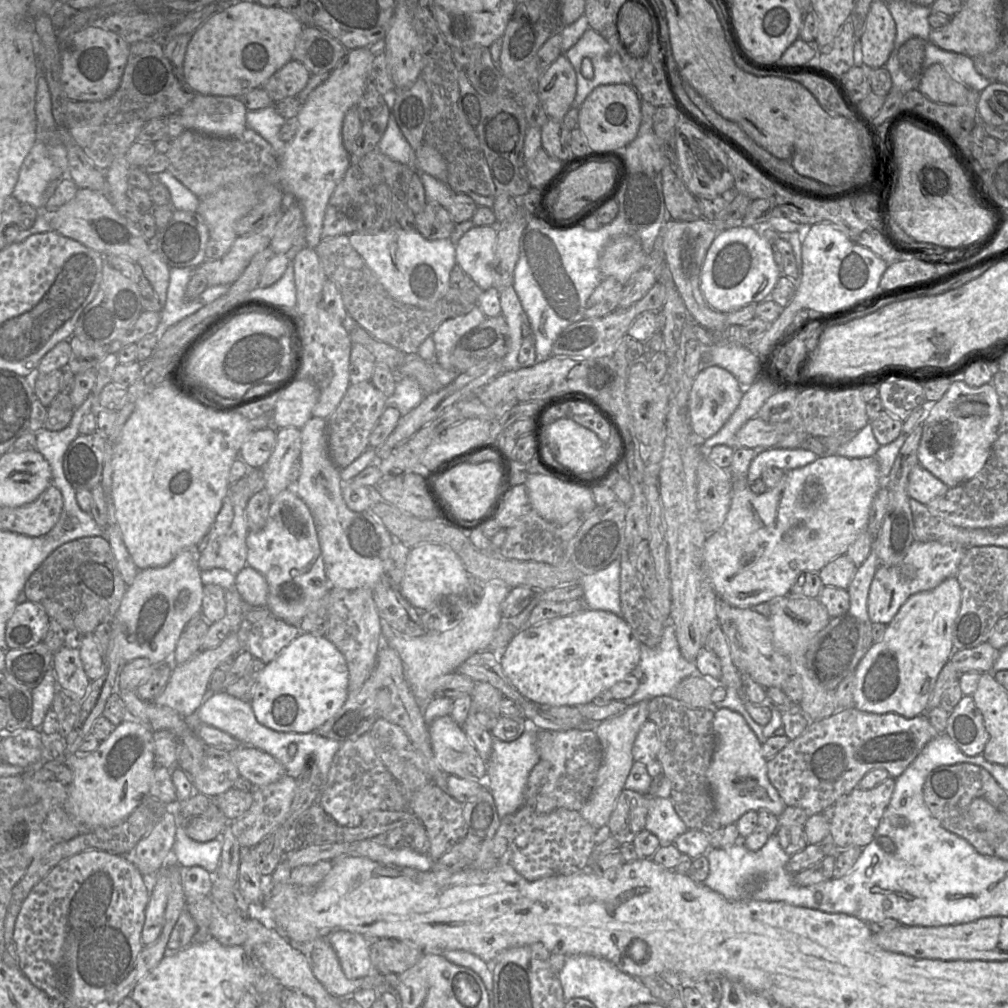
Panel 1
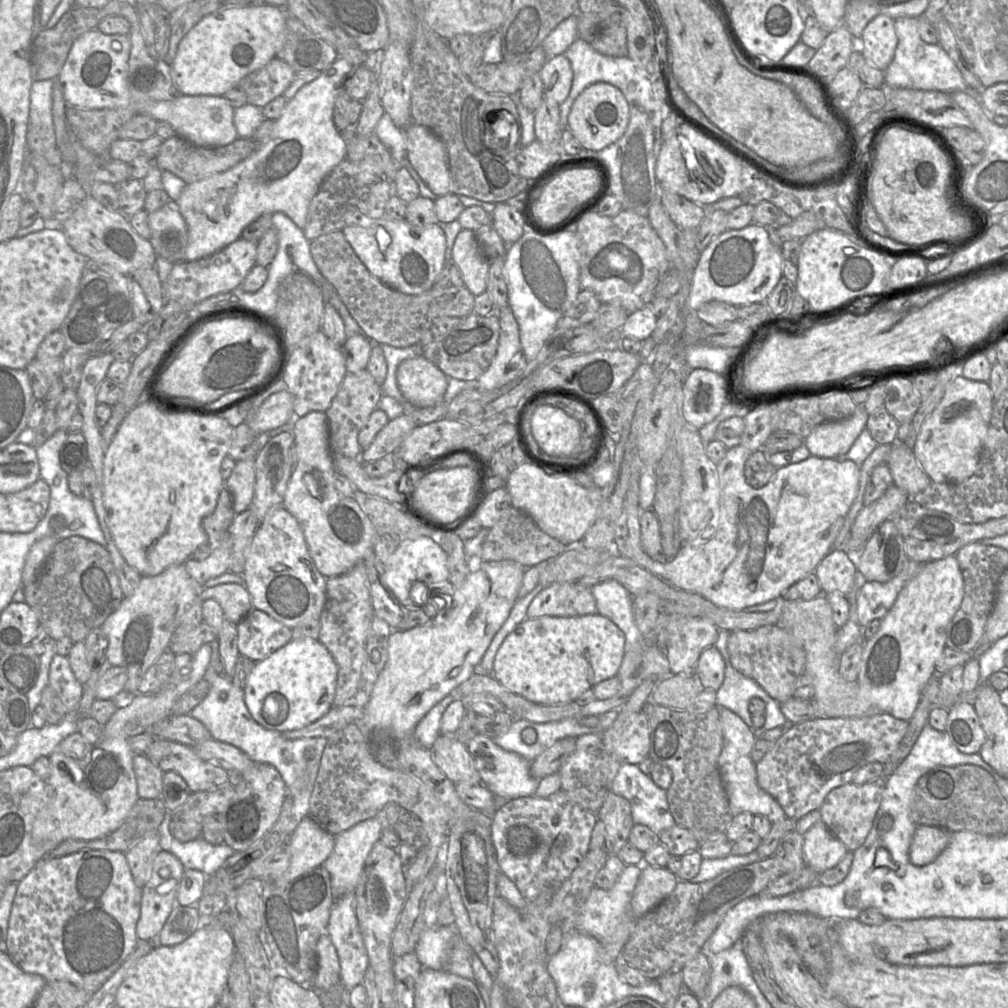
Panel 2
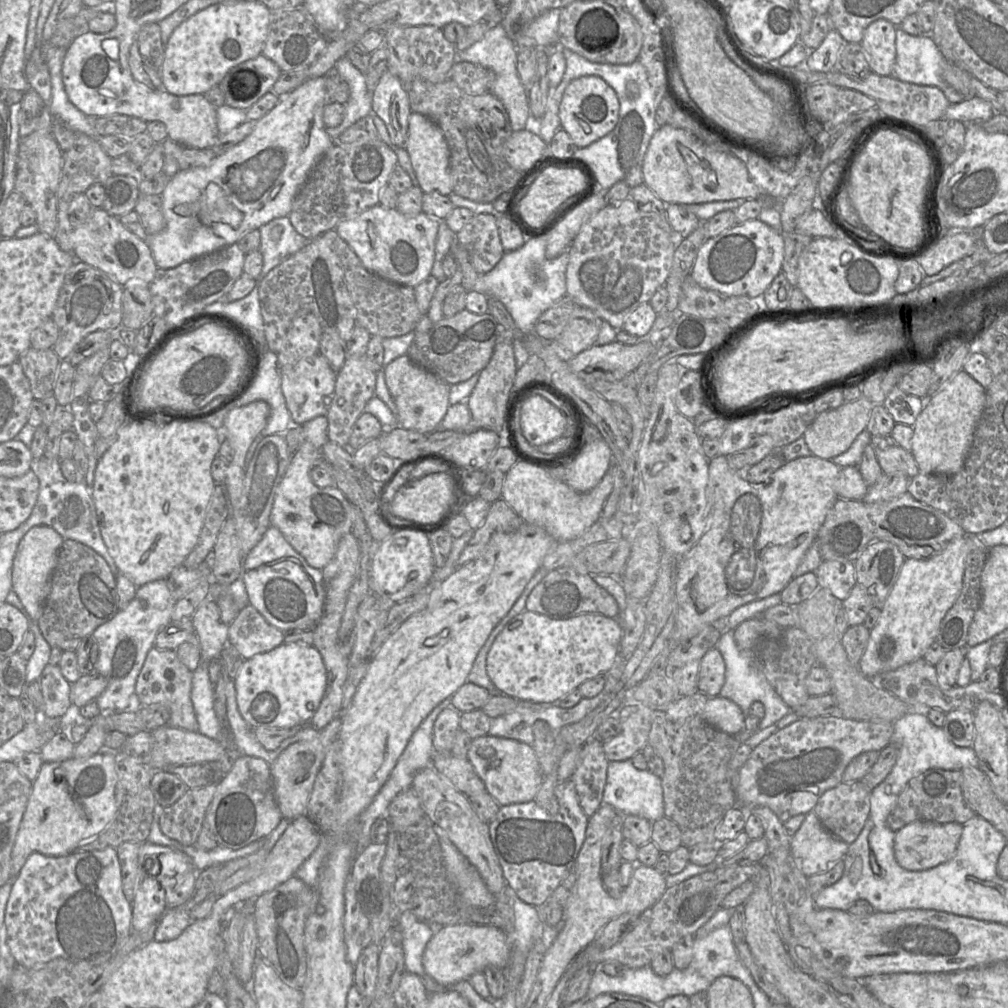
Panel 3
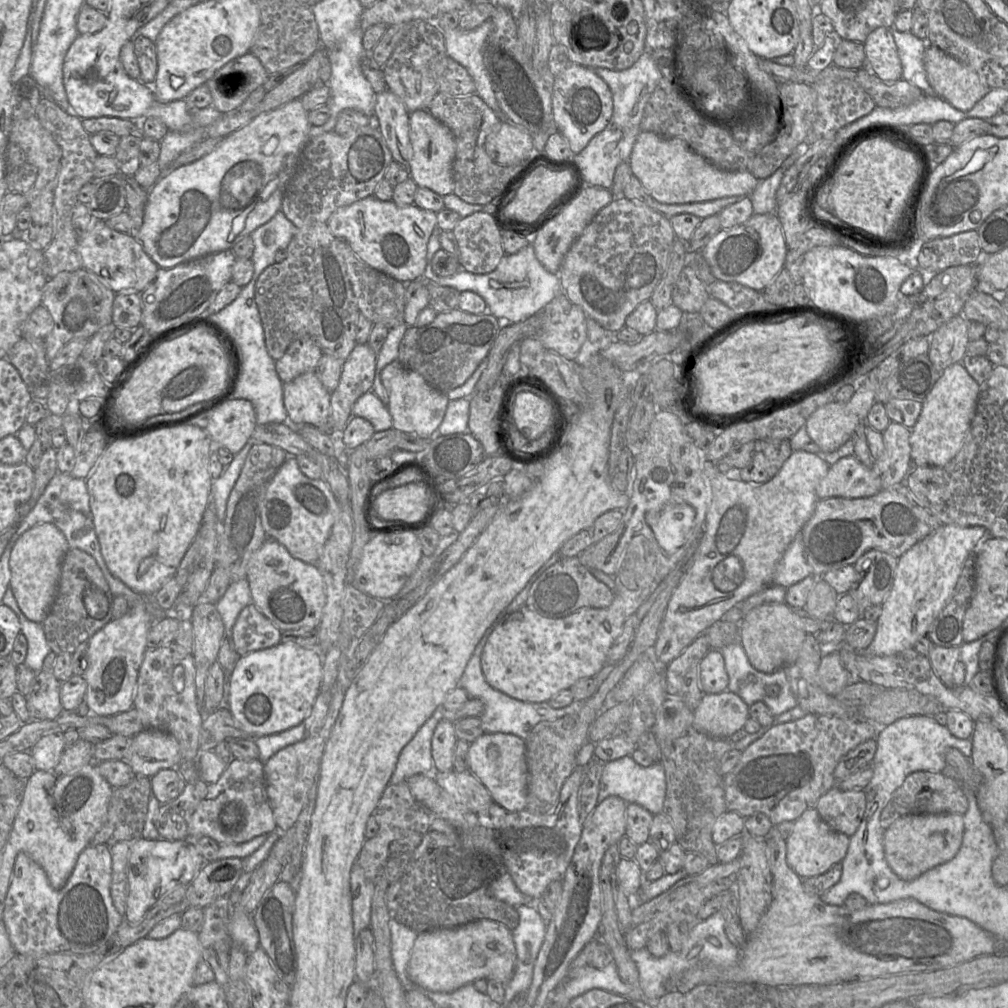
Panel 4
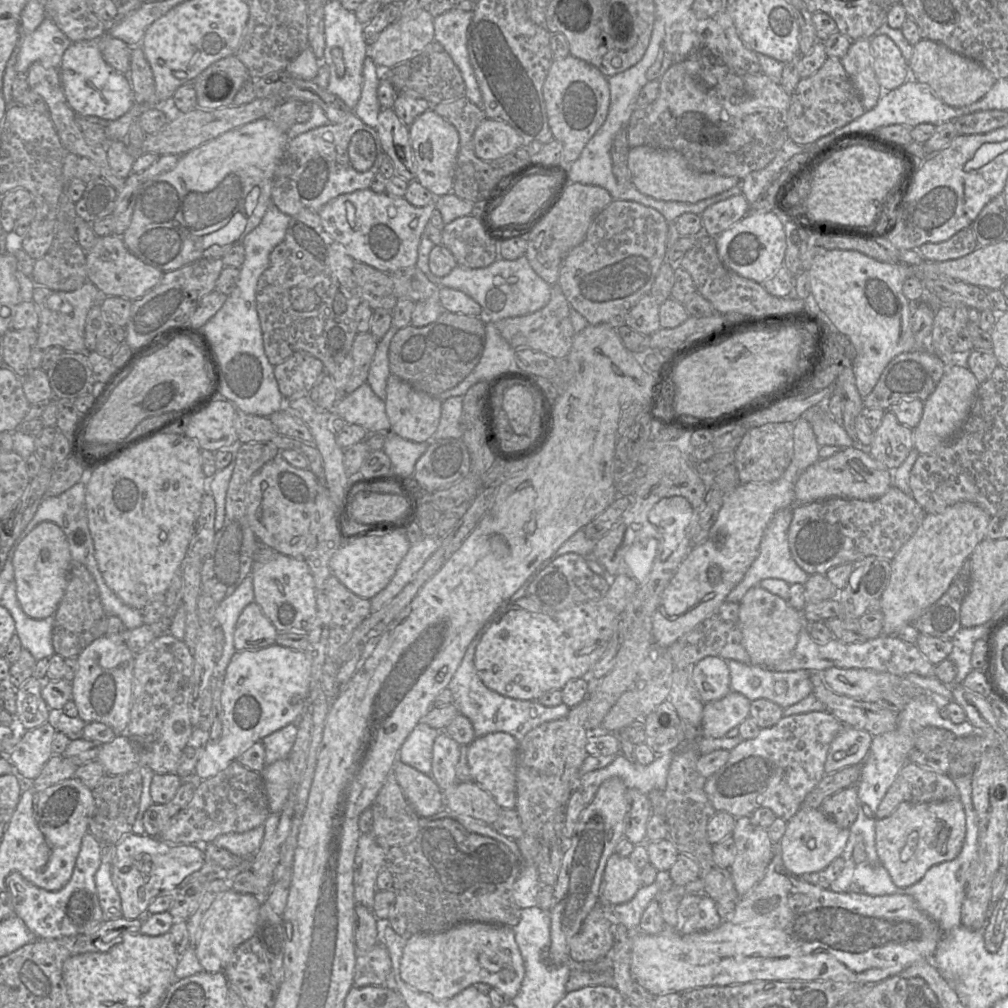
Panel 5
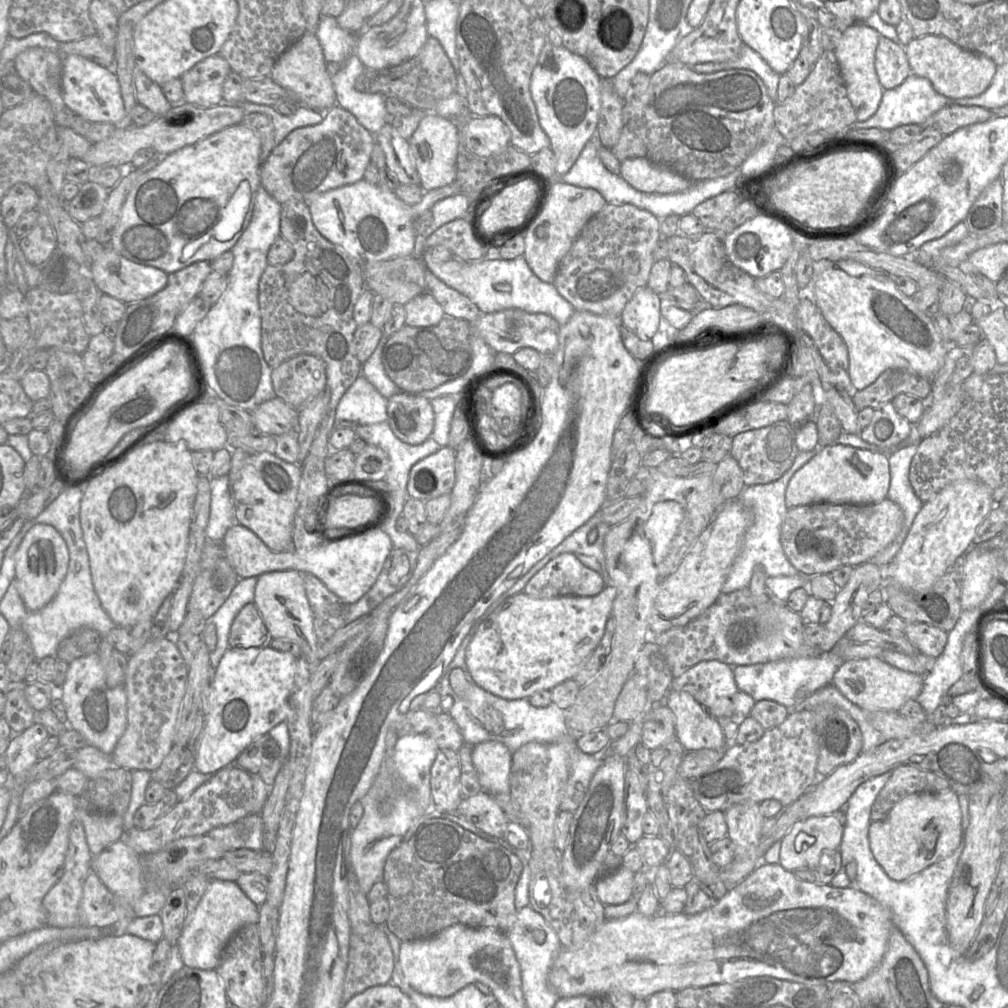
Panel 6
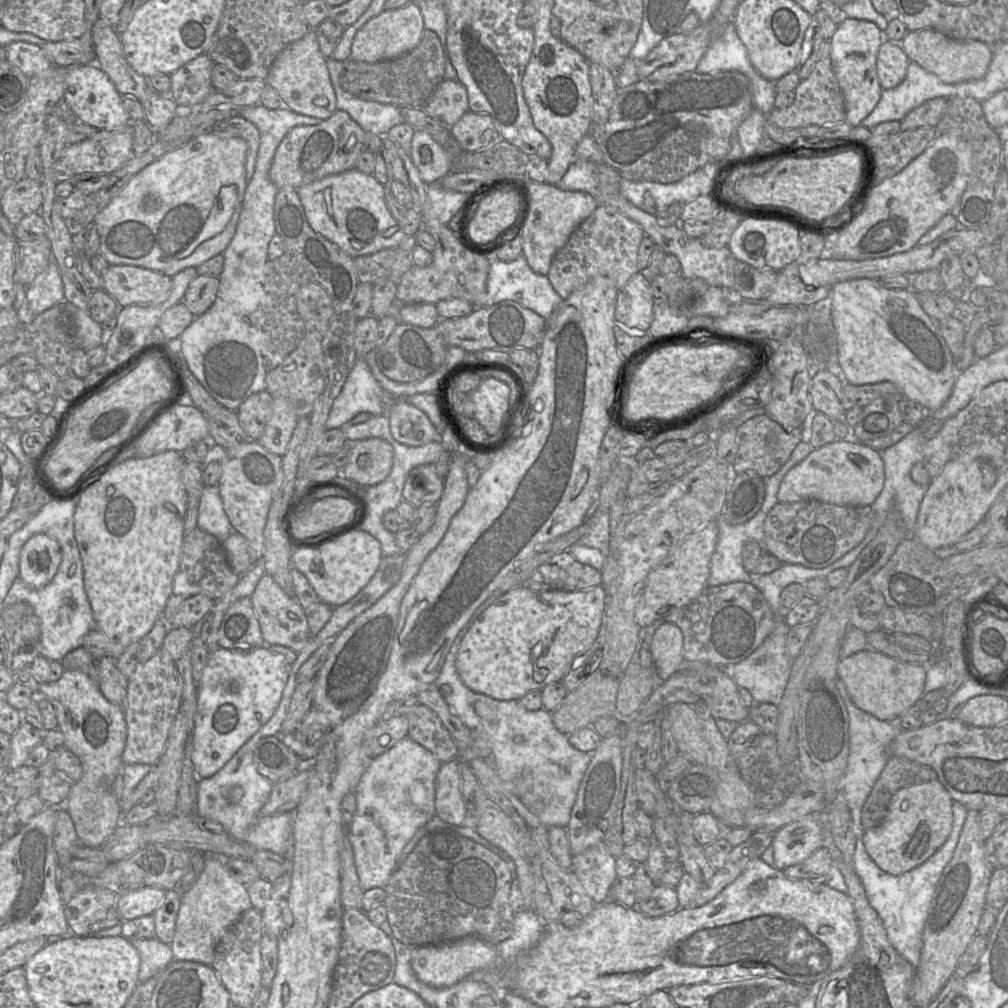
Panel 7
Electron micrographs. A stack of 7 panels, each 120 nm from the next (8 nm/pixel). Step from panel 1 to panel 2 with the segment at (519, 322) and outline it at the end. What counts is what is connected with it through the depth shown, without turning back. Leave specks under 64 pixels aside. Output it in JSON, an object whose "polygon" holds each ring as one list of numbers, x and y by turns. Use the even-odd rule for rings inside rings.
{"polygon":[[510,305,499,310,498,348,488,369,474,381,479,391,502,388,522,375,528,364,520,343,519,326]]}

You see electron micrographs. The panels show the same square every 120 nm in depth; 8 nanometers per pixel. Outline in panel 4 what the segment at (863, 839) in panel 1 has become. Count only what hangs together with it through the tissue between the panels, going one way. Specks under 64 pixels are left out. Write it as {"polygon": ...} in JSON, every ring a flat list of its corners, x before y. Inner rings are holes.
{"polygon":[[834,785,818,799,815,808,833,830,851,837,864,816,865,806,863,790,842,790]]}

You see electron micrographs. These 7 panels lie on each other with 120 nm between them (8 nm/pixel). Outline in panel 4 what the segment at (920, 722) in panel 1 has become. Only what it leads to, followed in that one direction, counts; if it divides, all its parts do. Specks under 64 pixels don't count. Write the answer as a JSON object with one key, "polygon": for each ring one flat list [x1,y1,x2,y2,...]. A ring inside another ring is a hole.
{"polygon":[[807,713,802,718,772,724,740,755,736,766,723,775,726,808,747,818,754,813,765,814,773,826,783,821,794,822,804,811,815,807,818,799,836,785,834,770,842,756,860,743,876,738,879,727,867,720]]}

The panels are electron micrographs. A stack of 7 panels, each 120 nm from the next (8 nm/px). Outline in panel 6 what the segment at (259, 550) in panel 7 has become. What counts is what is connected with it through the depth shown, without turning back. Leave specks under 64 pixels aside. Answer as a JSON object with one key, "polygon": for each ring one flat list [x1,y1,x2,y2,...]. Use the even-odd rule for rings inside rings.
{"polygon":[[263,451,250,454,239,478,232,484,235,522,253,531,272,551,295,552,293,522,298,507,301,475,302,468,299,464,289,463,274,453]]}

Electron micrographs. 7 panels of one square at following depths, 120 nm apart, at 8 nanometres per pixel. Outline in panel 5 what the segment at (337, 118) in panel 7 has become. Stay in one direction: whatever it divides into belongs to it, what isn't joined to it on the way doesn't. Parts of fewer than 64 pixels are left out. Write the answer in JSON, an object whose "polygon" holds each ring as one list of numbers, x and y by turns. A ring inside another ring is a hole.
{"polygon":[[352,113,341,123,328,123,289,139,275,170,271,201,291,217,303,210,318,212,333,198,370,188,384,151,376,129]]}

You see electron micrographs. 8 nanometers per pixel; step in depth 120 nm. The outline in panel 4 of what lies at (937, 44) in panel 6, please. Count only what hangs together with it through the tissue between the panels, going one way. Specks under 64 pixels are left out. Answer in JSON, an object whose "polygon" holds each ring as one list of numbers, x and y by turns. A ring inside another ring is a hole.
{"polygon":[[927,44,924,67,935,94,958,110,972,109,991,90,975,70,934,45]]}

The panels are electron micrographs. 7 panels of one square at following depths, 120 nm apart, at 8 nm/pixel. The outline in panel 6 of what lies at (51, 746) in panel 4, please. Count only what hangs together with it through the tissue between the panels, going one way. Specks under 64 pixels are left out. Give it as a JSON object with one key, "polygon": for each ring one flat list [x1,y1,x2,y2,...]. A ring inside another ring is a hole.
{"polygon":[[34,723,10,739,6,751,9,775,19,776,29,770,38,761,38,750,48,737,46,728,41,723]]}

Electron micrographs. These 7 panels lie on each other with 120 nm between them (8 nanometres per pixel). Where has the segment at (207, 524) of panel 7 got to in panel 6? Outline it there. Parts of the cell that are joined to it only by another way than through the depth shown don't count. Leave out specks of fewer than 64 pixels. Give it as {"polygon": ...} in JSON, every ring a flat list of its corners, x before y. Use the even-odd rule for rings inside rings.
{"polygon":[[227,475,210,477,211,504,207,540,222,541,226,531,234,524,234,505]]}

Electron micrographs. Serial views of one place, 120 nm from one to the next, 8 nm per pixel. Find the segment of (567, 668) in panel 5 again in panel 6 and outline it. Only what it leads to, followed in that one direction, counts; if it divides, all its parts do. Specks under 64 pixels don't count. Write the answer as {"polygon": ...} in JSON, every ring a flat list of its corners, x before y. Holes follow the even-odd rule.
{"polygon":[[605,586,599,594,591,597,541,599,520,592,507,598,479,620,478,631,466,649,466,664,474,681,493,695,516,700,528,699,540,690,551,691,558,684,573,679,602,639,616,594,614,586]]}

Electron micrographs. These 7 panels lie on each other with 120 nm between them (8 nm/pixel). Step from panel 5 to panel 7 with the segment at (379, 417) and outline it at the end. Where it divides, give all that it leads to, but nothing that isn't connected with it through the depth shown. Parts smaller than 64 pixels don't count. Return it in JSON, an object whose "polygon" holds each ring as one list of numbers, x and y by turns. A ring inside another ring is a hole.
{"polygon":[[358,358,329,412,326,428,340,428,360,413,387,415,398,399,385,391,363,358]]}

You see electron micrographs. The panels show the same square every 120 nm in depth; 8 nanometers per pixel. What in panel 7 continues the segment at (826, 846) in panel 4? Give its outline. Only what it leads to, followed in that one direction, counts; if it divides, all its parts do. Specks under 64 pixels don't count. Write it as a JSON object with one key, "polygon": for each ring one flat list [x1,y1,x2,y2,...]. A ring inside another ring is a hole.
{"polygon":[[817,815,804,816,778,829,771,846,774,864,779,870,804,861,823,846,823,832]]}

